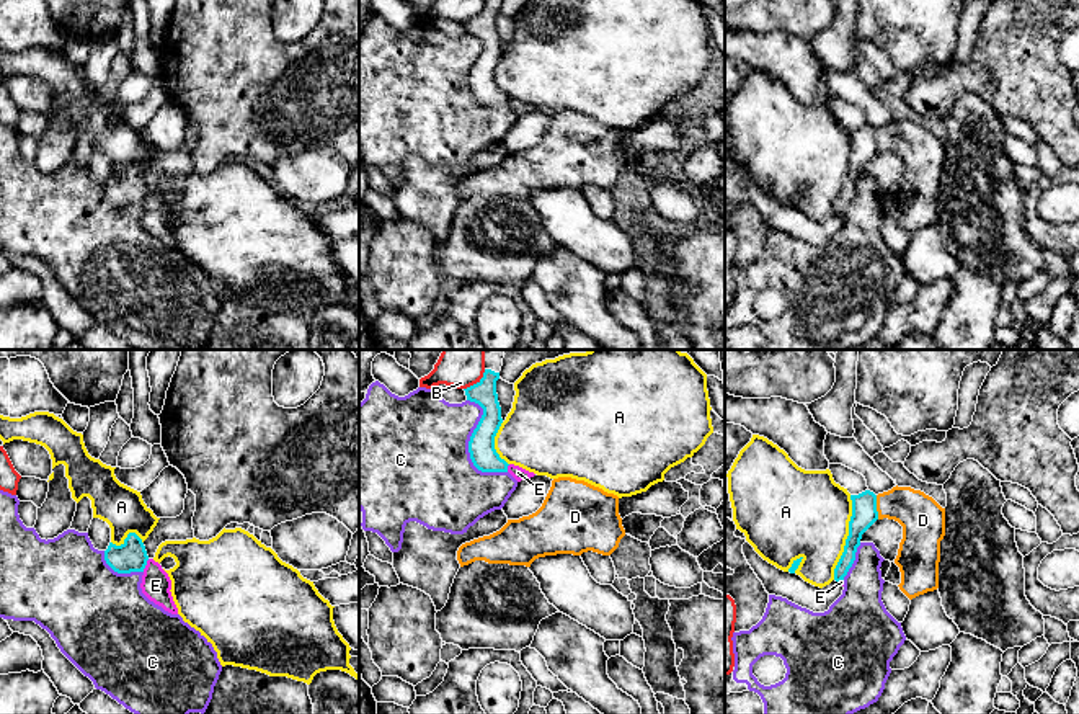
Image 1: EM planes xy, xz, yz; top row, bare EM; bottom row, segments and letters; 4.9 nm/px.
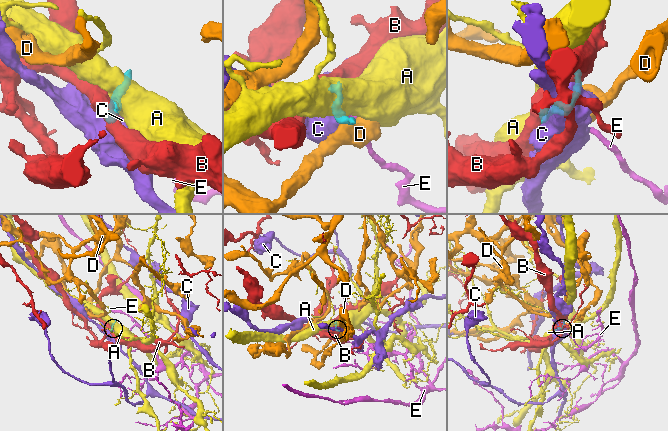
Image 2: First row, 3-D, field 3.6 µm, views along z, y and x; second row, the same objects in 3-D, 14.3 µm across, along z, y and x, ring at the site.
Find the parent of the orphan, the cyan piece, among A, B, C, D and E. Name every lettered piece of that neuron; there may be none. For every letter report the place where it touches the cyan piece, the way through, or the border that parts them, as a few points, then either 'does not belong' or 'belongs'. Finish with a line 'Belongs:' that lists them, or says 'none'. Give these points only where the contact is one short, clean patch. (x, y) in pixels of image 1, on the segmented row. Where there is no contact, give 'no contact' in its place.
A: meets cyan in yz at (848, 538); does not belong
B: meets cyan in xz at (477, 383); border along xz (485, 370), (475, 383), (464, 389); does not belong
C: meets cyan in xz at (469, 446); does not belong
D: meets cyan in yz at (875, 507); border along yz (875, 495), (879, 518); does not belong
E: meets cyan in xy at (146, 564); runs through xy (131, 556), (146, 564), (154, 574), (155, 585); belongs
Belongs: E

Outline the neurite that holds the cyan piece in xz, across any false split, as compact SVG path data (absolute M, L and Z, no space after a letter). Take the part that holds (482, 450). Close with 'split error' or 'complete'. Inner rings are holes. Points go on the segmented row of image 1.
M485 369L483 377L464 389L467 400L478 404L483 415L468 441L468 453L473 466L482 472L509 472L517 482L534 477L519 466L508 464L495 449L495 436L503 423L501 407L496 394L500 373Z | split error

